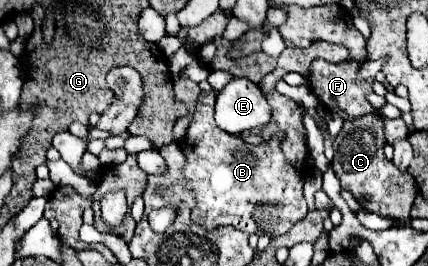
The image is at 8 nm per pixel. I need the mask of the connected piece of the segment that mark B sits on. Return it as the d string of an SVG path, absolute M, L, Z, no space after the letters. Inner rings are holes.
M214 91L200 93L186 137L180 141L180 149L186 155L184 177L188 179L190 187L196 191L196 201L198 201L198 207L192 211L192 221L208 231L220 225L232 225L240 231L248 231L248 235L256 233L258 237L268 235L274 239L278 235L284 235L294 223L304 219L308 213L308 205L302 195L302 181L304 181L302 173L298 171L298 167L292 167L292 163L284 159L284 153L280 149L280 139L284 139L284 135L276 133L264 145L248 145L240 137L228 135L226 131L218 129L218 125L214 123L214 99L216 99Z

